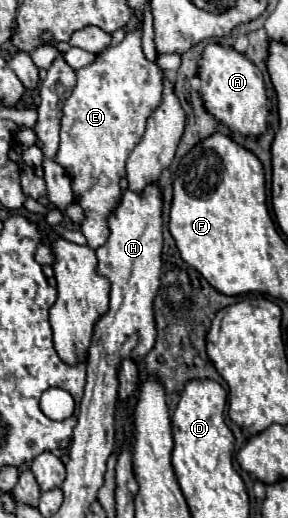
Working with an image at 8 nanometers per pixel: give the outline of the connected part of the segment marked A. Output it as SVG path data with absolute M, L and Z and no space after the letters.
M208 44L202 52L202 62L198 68L198 76L202 80L200 96L204 100L206 110L230 126L232 130L246 136L260 136L266 132L268 118L268 98L262 80L262 72L254 66L246 54L236 52L234 48L222 44Z

